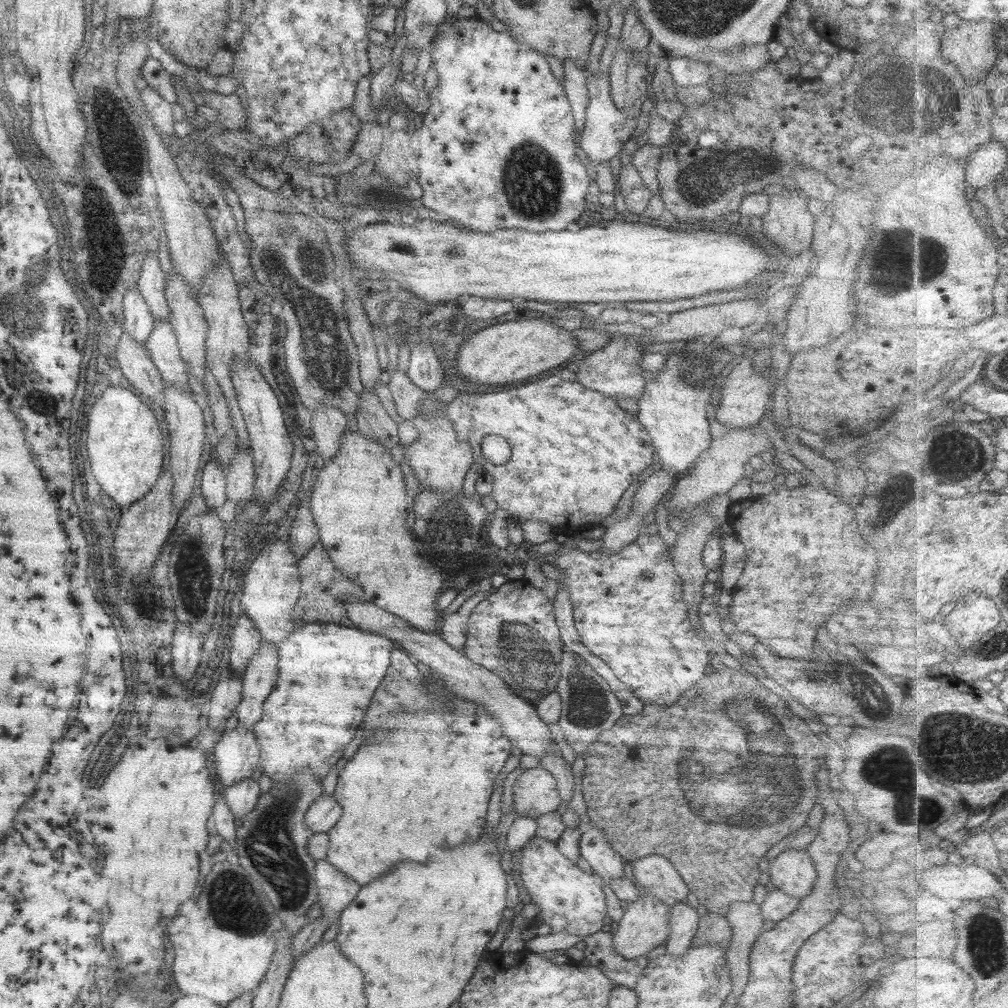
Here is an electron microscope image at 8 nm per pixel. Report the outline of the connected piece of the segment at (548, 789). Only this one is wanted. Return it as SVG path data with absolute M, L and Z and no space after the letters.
M540 767L523 770L513 784L516 817L537 818L556 811L560 804L555 779Z

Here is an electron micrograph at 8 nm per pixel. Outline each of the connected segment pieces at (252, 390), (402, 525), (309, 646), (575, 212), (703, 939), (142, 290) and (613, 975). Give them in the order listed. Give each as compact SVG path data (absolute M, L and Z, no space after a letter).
M247 358L249 363L233 361L231 363L230 377L235 391L237 406L239 407L249 440L248 453L251 455L253 463L254 481L253 488L256 495L256 504L266 510L267 504L274 499L281 481L285 478L290 465L293 446L286 426L281 408L277 403L273 391L261 376L261 373Z
M344 431L337 443L337 454L316 472L308 509L316 524L318 543L325 549L334 567L360 587L365 601L404 620L421 632L437 633L441 612L436 599L441 592L441 571L418 553L407 522L410 521L410 499L405 493L399 464L391 459L387 449L369 441L358 432Z
M313 623L294 628L276 644L277 678L262 702L261 718L252 726L259 749L258 767L275 785L309 766L315 779L323 779L341 758L343 748L355 736L363 712L389 666L393 644L376 633L363 632L333 623Z
M458 18L444 19L441 24L439 23L437 36L430 44L429 58L437 74L437 84L428 92L428 109L423 115L421 126L415 130L413 136L417 148L412 163L416 171L415 179L422 190L420 200L423 208L442 214L450 223L475 232L493 232L496 228L521 228L527 232L545 232L545 230L559 232L567 228L569 222L575 222L583 212L585 194L588 193L587 186L591 179L590 168L583 166L575 155L578 146L573 139L575 128L569 102L563 93L561 82L559 83L549 70L545 57L528 46L519 44L507 32L496 32L487 22L479 18Z
M707 913L698 919L698 927L692 938L691 947L703 944L716 944L726 950L730 941L730 926L725 917Z
M144 254L140 271L133 278L137 291L145 305L148 306L154 321L165 321L169 318L169 307L165 302L165 296L163 296L165 277L159 269L157 257L153 254Z
M590 934L579 945L587 964L598 968L607 978L623 988L632 989L646 965L645 954L635 960L625 960L611 950L609 934Z

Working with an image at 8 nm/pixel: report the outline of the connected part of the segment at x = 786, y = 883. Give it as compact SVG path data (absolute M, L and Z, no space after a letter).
M787 849L768 861L767 876L773 888L800 899L811 892L816 870L803 849Z

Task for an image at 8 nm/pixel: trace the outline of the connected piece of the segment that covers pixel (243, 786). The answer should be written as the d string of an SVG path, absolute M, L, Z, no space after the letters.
M249 778L243 779L237 784L222 788L221 794L234 819L239 820L243 819L243 816L254 809L260 792L257 782Z

